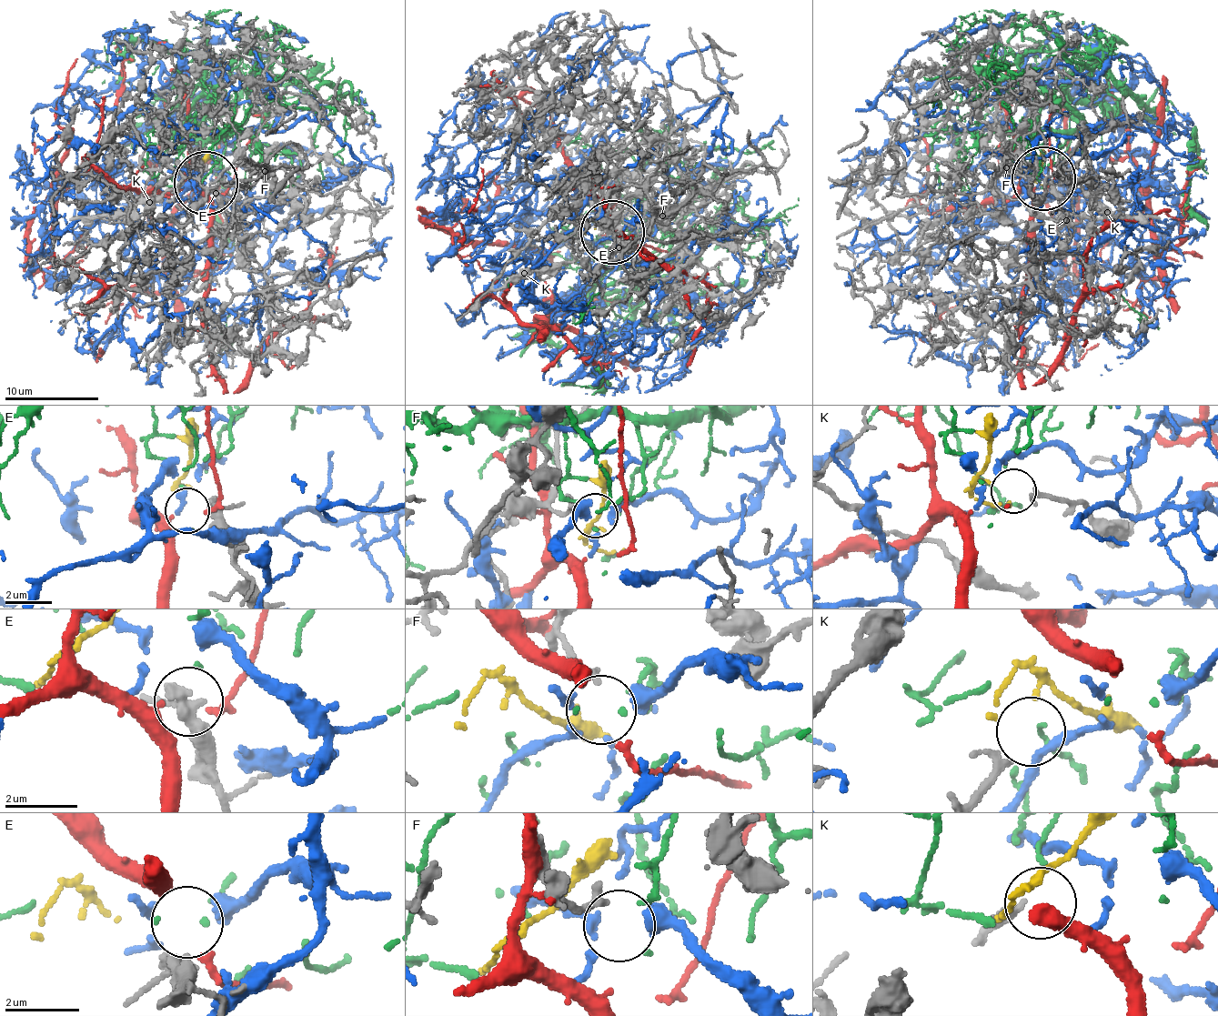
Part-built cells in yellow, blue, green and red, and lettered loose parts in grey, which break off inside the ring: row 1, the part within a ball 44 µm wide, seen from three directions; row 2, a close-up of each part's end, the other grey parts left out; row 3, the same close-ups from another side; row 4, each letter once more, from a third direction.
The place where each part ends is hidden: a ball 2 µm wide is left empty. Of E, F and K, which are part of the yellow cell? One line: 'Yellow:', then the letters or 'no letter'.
Yellow: no letter

